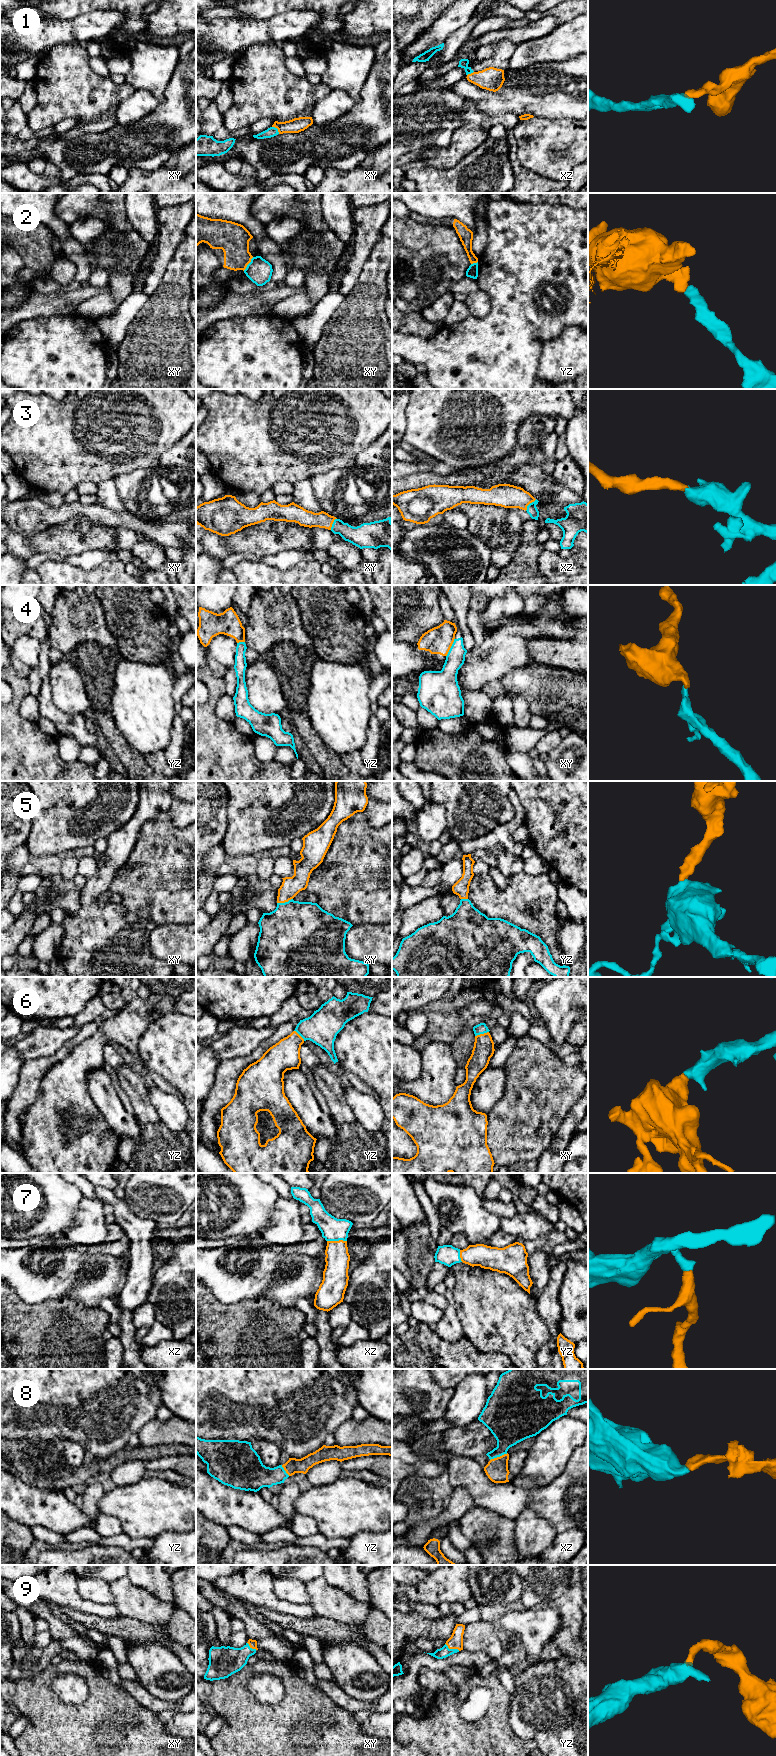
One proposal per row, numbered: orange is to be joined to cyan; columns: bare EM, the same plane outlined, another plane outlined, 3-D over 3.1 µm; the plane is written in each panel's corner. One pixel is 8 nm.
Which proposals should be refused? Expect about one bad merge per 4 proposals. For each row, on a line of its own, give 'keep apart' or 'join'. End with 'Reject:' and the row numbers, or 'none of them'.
1: join
2: keep apart
3: join
4: keep apart
5: join
6: join
7: join
8: join
9: join
Reject: 2, 4

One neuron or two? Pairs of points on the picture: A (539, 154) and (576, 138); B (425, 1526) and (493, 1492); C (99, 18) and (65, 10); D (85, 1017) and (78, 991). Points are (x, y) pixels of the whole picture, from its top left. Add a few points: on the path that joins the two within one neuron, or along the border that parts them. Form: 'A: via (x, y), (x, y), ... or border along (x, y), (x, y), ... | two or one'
A: via (548, 147), (567, 143) | one
B: border along (454, 1488), (465, 1488), (474, 1504) | two
C: border along (98, 10), (68, 19), (58, 19) | two
D: border along (97, 995), (74, 1017) | two

